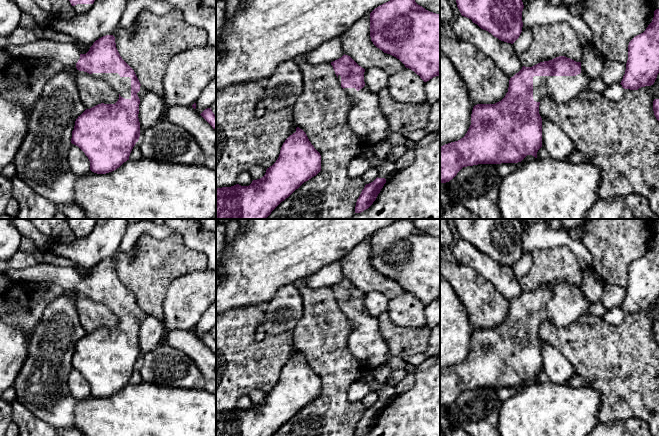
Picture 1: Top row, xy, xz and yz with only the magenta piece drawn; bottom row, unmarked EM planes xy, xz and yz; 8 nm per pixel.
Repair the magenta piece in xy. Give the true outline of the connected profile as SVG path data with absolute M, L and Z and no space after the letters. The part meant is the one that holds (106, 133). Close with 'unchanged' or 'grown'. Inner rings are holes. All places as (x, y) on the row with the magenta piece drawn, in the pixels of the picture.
M113 35L96 40L86 54L81 54L70 43L50 39L37 39L29 44L9 45L3 49L12 57L55 60L107 82L119 94L118 101L115 104L98 104L78 116L72 131L71 143L85 153L90 161L90 170L97 174L112 172L129 160L130 153L140 137L139 104L146 88L140 84L134 70L120 56Z; grown

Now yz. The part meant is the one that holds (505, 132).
M559 56L549 61L540 62L532 67L523 66L509 80L508 92L505 97L495 104L477 104L471 114L471 125L463 138L440 147L440 183L452 180L457 173L467 166L478 164L518 163L527 155L537 158L537 152L542 147L542 118L539 105L545 96L556 102L567 102L575 98L589 85L589 77L576 62L565 56Z; grown

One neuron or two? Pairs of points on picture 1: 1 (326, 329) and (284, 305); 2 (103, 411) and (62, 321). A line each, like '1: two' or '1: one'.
1: two
2: two

